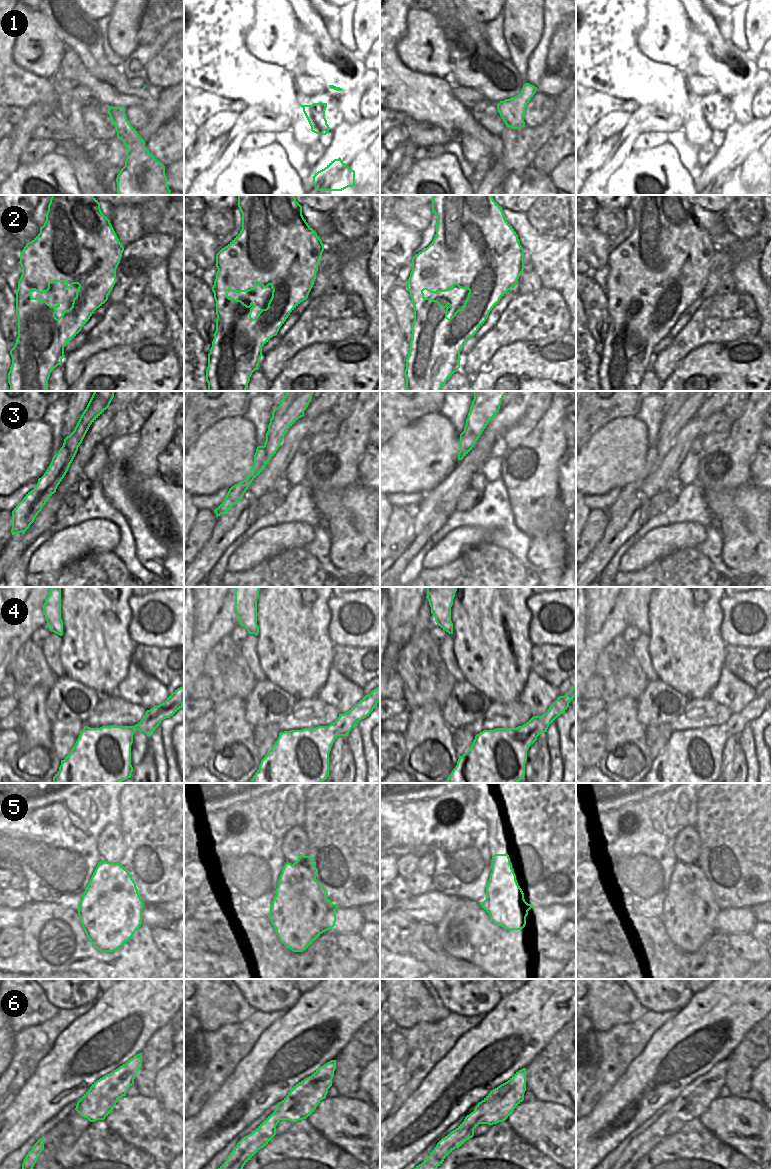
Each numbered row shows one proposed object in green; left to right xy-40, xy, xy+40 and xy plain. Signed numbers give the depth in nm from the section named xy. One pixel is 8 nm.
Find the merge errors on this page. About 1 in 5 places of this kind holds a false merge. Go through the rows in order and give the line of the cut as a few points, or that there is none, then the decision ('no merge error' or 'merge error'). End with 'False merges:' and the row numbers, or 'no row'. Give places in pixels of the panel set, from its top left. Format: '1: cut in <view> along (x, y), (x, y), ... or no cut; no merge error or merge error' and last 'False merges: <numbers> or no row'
1: no cut; no merge error
2: no cut; no merge error
3: no cut; no merge error
4: no cut; no merge error
5: no cut; no merge error
6: no cut; no merge error
False merges: no row

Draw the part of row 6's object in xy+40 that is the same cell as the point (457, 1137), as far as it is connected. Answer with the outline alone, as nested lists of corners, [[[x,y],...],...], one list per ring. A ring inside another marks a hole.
[[[523,1068],[507,1082],[491,1090],[474,1111],[455,1130],[442,1138],[430,1155],[414,1169],[437,1169],[455,1148],[474,1136],[474,1129],[479,1124],[491,1126],[505,1121],[524,1100],[525,1091],[526,1068]]]

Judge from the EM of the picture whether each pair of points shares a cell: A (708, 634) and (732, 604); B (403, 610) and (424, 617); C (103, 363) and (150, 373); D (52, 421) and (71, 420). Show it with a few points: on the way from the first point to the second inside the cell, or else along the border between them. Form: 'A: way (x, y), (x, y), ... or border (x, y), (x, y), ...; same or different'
A: border (721, 597), (719, 606), (722, 611), (722, 640); different
B: border (425, 597), (417, 613), (412, 633); different
C: way (115, 372), (138, 373); same
D: border (68, 401), (62, 423), (63, 440); different

